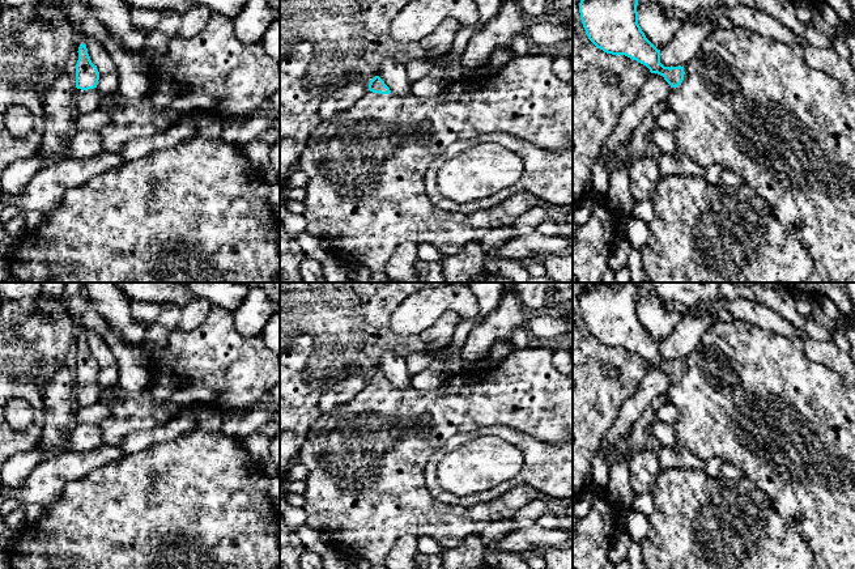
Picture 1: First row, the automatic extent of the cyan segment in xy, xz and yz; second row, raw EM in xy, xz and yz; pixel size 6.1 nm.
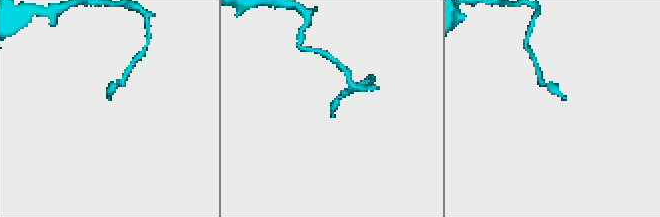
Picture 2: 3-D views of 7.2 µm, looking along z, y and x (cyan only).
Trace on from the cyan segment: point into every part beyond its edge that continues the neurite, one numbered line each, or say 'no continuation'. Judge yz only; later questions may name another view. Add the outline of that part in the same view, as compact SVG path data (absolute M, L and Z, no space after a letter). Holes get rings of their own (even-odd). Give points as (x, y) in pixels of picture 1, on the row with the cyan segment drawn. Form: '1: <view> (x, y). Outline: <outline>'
1: yz (749, 103). Outline: M737 25L728 30L718 29L709 35L697 55L684 67L684 72L682 82L671 88L665 98L668 109L679 118L673 131L679 152L705 169L718 164L722 169L736 173L766 200L778 221L797 238L813 259L813 272L803 283L855 283L855 93L848 94L825 72L809 68L800 46L766 38Z

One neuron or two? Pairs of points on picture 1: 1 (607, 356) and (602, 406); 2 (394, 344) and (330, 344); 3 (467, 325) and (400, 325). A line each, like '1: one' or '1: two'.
1: one
2: one
3: two

